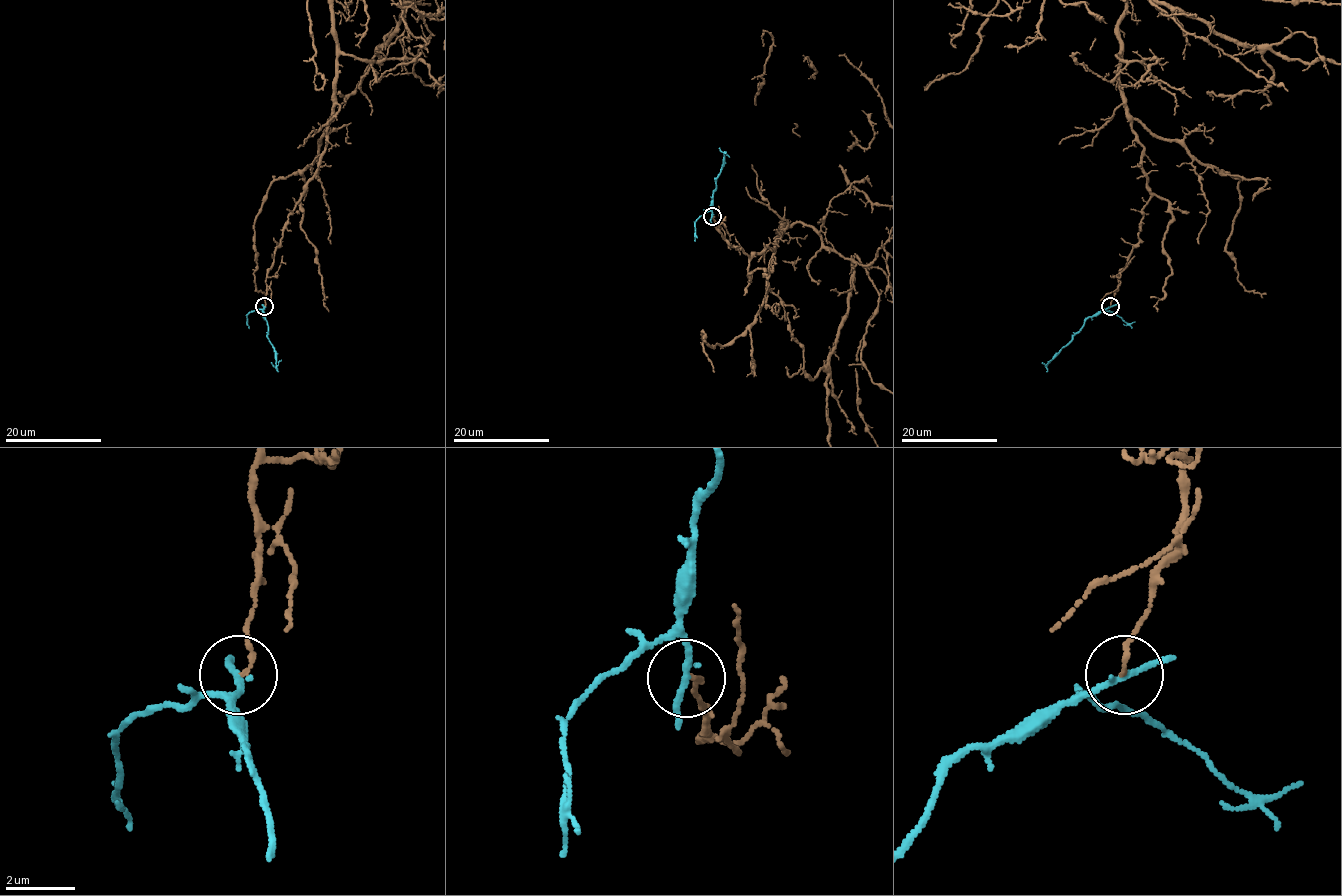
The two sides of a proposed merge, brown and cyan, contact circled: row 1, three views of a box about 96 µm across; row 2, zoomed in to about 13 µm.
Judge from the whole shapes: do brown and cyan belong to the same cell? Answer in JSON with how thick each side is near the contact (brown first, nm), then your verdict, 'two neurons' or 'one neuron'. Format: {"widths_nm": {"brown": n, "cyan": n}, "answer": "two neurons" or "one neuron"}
{"widths_nm": {"brown": 120, "cyan": 170}, "answer": "two neurons"}

